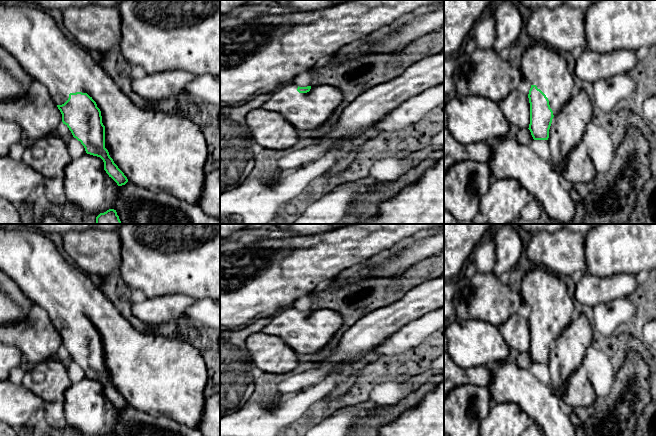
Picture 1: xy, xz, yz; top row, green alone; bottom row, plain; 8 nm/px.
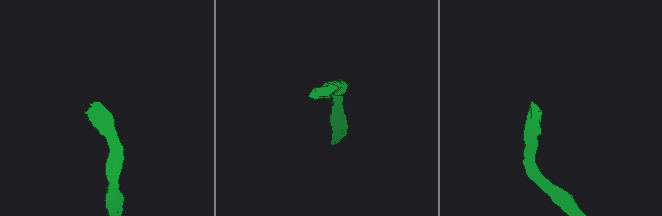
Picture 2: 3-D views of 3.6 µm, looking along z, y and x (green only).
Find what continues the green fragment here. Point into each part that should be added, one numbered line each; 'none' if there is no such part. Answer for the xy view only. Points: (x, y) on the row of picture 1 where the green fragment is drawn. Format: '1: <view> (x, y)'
1: xy (156, 149)

